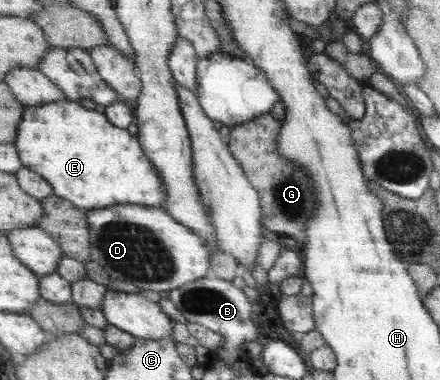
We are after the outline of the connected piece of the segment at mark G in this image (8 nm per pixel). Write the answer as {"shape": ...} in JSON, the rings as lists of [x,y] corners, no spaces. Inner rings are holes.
{"shape":[[[267,113],[250,122],[231,128],[230,150],[235,159],[242,164],[247,179],[254,184],[262,198],[262,224],[266,229],[281,236],[288,236],[303,244],[306,243],[306,225],[314,214],[318,199],[306,171],[295,163],[282,157],[278,150],[282,120]]]}

